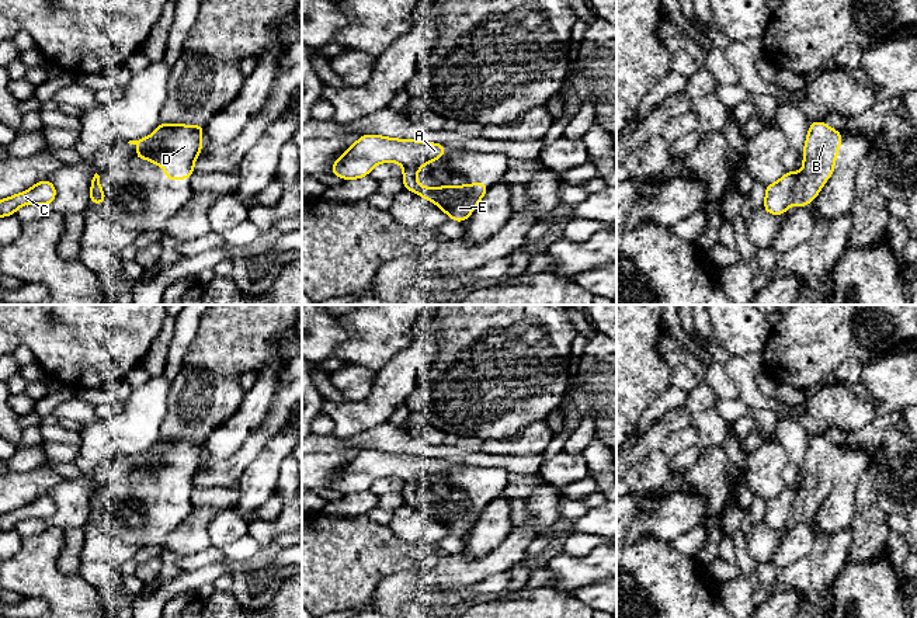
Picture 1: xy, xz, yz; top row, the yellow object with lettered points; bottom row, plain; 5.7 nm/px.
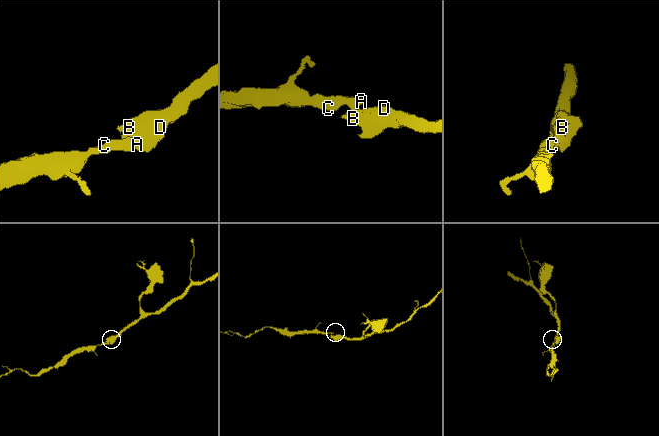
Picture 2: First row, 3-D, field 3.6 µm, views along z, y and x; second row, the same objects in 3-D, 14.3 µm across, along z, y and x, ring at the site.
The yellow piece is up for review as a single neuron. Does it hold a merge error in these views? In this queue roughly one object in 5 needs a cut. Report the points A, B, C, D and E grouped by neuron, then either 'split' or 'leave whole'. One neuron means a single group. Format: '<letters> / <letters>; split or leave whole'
A C / B D E; split

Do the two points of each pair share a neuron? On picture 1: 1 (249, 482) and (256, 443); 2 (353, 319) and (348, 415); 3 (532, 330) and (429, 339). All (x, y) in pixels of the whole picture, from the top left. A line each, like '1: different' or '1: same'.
1: different
2: different
3: different

